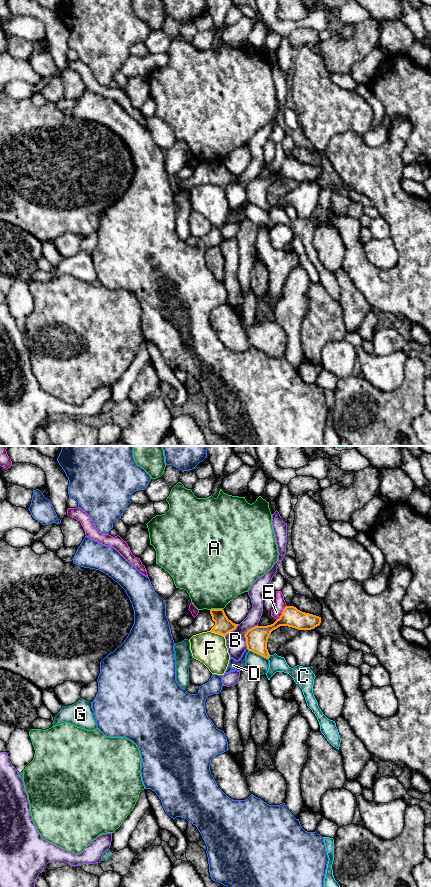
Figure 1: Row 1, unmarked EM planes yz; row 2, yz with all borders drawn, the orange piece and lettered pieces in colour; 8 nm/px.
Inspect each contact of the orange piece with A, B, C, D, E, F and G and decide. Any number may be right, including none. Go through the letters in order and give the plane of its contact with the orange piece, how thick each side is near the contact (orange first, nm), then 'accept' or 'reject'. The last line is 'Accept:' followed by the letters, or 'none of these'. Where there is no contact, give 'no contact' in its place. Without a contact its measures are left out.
A: contact in yz; calibres 140 and 460 nm; reject
B: contact in yz; calibres 180 and 160 nm; reject
C: contact in yz; calibres 180 and 130 nm; reject
D: contact in yz; calibres 180 and 90 nm; reject
E: contact in yz; calibres 160 and 90 nm; reject
F: contact in yz; calibres 140 and 260 nm; reject
G: contact in yz; calibres 180 and 130 nm; reject
Accept: none of these

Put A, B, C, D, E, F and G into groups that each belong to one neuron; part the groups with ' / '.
A / B / C / D / E / F / G

